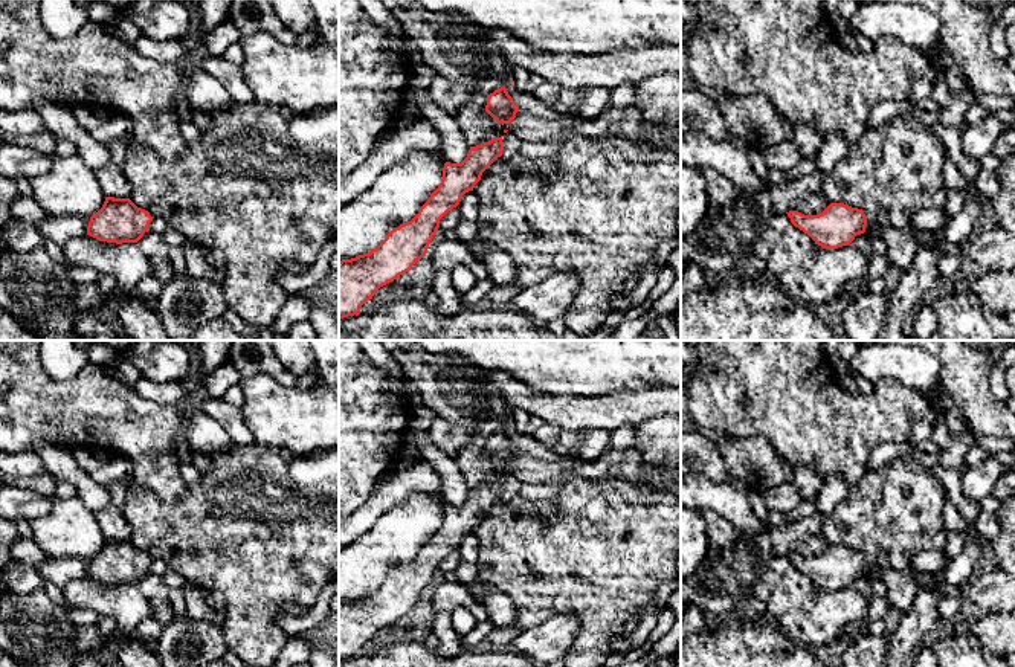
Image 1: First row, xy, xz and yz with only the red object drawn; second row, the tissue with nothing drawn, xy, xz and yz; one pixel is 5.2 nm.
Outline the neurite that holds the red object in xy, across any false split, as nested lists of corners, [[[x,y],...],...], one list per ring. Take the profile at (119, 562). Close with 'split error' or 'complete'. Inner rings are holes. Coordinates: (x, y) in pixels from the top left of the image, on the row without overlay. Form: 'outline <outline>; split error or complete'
outline [[[105,539],[102,549],[90,559],[87,577],[107,585],[137,585],[150,572],[153,559],[130,540]]]; complete

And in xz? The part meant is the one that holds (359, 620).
outline [[[501,478],[470,488],[467,499],[461,505],[446,504],[441,525],[411,563],[392,571],[369,595],[339,603],[339,661],[359,656],[360,649],[372,641],[380,629],[409,614],[427,595],[429,586],[440,569],[440,562],[459,546],[466,534],[473,533],[482,514],[502,498],[502,493],[504,484]]]; complete

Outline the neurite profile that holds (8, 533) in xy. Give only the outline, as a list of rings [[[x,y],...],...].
[[[0,517],[0,574],[8,565],[14,562],[11,549],[18,539],[20,536],[15,524]]]

